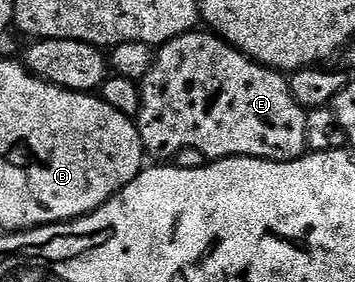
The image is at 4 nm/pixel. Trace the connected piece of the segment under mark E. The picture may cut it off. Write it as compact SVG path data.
M199 33L182 34L173 40L169 40L164 46L158 47L154 51L154 62L139 87L141 106L139 108L137 125L139 127L139 135L143 141L144 151L150 157L152 154L155 157L152 159L155 160L174 159L180 150L196 150L197 152L201 152L204 159L207 160L214 160L216 158L260 158L261 160L269 160L270 162L292 162L308 153L307 141L305 140L307 111L303 109L301 104L297 104L297 100L293 100L290 81L280 71L273 70L270 66L262 66L260 62L253 61L253 59L248 58L246 54L236 50L234 46L224 42L222 38L216 36L214 33Z

